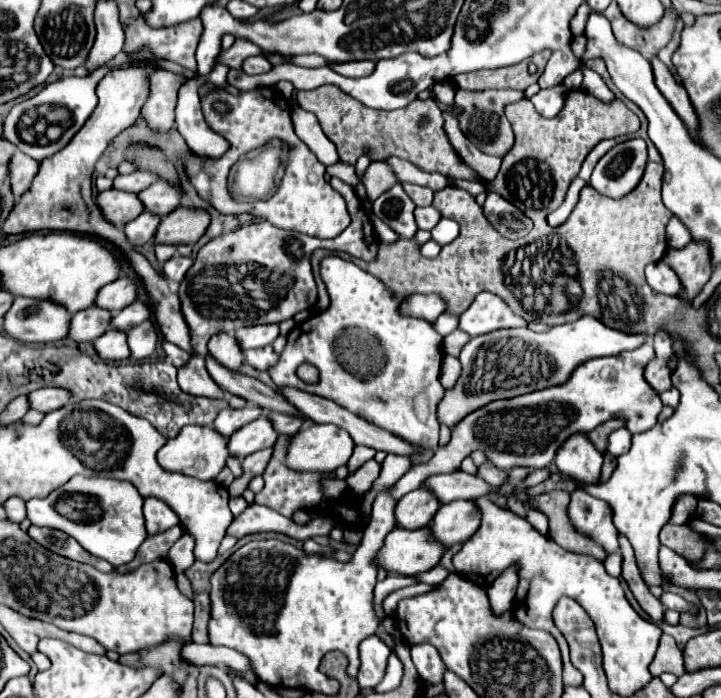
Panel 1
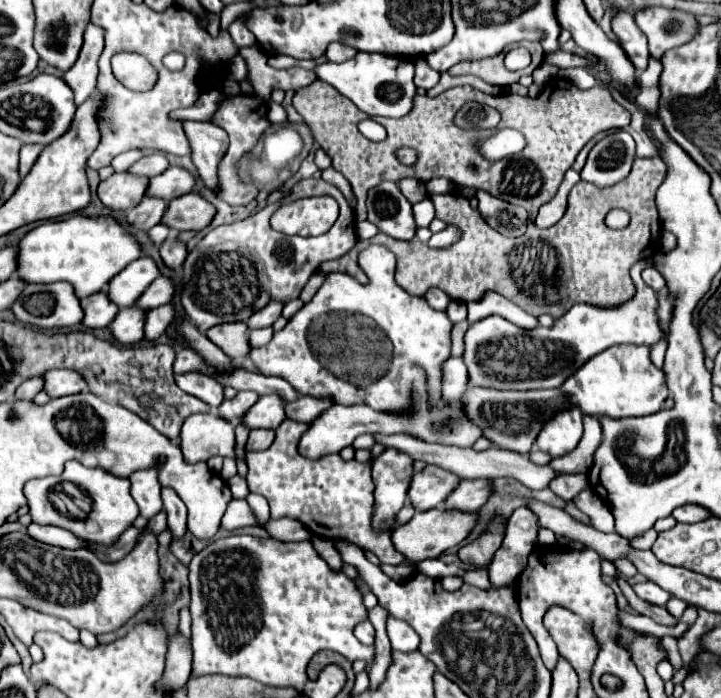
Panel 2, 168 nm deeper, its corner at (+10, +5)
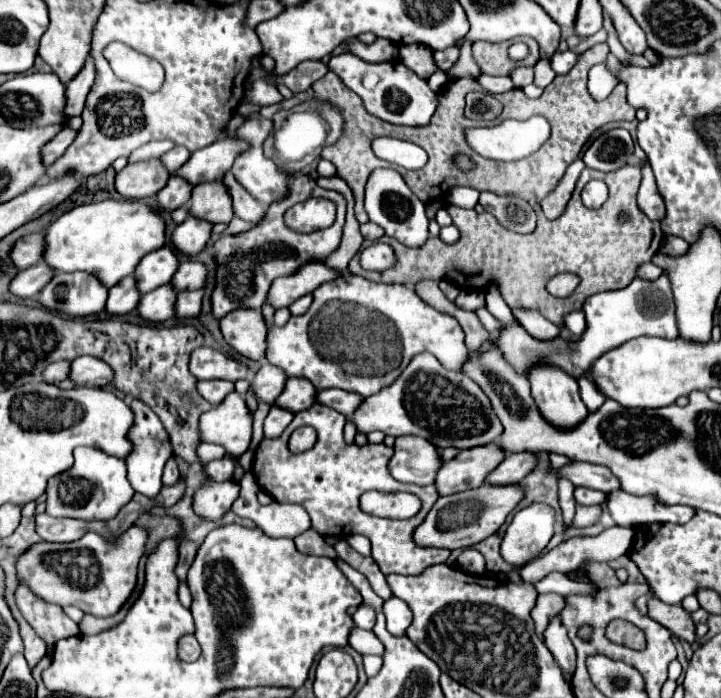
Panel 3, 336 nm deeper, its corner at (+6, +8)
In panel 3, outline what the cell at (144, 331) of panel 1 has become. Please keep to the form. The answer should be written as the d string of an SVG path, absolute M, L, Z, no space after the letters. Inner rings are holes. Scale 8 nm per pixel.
M202 290L178 292L174 318L178 318L178 320L182 320L182 318L194 318L194 316L198 316L200 306L202 306Z

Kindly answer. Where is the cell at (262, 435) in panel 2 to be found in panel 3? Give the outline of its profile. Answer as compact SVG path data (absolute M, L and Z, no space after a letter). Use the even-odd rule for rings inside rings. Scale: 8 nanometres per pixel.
M272 408L264 420L264 438L276 438L284 432L284 428L292 422L294 414L282 408Z

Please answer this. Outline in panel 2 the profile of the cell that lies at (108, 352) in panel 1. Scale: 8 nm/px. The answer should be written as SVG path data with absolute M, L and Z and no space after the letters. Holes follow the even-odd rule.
M126 307L122 309L116 319L112 321L110 329L112 335L124 343L124 345L132 345L132 343L140 343L144 339L144 323L146 323L146 313L140 307Z

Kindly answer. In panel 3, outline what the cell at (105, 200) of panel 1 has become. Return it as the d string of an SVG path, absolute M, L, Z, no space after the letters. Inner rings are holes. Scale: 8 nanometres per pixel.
M158 158L144 160L136 164L128 164L116 174L116 192L128 200L142 200L156 196L164 184L168 182L170 174L162 166Z

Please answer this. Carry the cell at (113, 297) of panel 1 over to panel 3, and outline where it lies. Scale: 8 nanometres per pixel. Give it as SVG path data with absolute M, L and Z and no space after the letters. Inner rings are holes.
M164 246L144 256L144 260L140 260L132 276L136 276L136 286L140 288L140 294L148 294L168 284L176 268L178 268L176 250L170 246Z

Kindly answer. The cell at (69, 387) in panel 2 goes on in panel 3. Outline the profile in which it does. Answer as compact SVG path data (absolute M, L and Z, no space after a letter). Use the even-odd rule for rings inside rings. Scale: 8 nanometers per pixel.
M78 356L70 362L70 376L76 386L92 384L92 386L106 386L112 382L112 368L104 364L100 358L94 356Z

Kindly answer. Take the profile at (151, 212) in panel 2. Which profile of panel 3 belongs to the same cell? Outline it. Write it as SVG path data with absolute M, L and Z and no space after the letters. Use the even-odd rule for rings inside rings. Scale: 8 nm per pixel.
M172 176L172 178L168 180L168 184L156 194L156 202L158 202L158 206L160 206L162 210L172 212L172 210L182 208L182 206L188 204L188 200L190 200L190 190L192 190L192 186L190 186L186 180L182 180L182 178L178 178L178 176Z

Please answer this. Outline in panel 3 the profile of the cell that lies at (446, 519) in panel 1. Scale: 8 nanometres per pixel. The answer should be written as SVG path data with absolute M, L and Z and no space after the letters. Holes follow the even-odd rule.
M518 452L504 458L496 472L488 474L488 484L518 484L536 466L536 456L532 452Z

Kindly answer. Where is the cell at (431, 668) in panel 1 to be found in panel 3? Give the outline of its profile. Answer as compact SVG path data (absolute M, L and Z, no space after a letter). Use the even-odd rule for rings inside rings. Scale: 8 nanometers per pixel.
M392 596L384 602L384 614L388 620L388 632L392 636L406 636L406 630L412 624L412 610L406 606L406 602Z

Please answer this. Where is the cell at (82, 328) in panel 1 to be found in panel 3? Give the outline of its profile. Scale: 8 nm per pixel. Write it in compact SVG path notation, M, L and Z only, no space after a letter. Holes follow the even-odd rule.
M126 276L124 280L120 280L120 284L112 286L108 290L108 300L106 300L106 312L110 316L122 316L132 312L138 306L140 294L136 290L134 278Z

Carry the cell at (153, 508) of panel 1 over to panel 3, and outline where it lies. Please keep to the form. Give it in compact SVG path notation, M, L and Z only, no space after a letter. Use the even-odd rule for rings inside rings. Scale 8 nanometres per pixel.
M134 400L130 404L130 408L136 412L136 418L134 418L134 426L132 426L132 432L128 434L128 438L132 440L134 444L134 450L132 450L132 456L126 458L126 466L128 466L128 480L132 484L132 488L148 498L156 498L162 490L162 470L164 470L164 464L170 460L172 456L172 446L170 446L170 440L168 440L168 434L162 426L162 422L156 418L156 414L142 402Z

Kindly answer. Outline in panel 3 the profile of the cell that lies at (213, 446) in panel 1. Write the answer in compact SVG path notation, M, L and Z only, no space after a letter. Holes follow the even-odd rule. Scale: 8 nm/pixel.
M238 392L228 394L218 406L204 412L198 422L200 440L224 446L234 462L236 480L240 482L244 476L238 458L248 450L252 438L252 416L246 408L244 398Z

